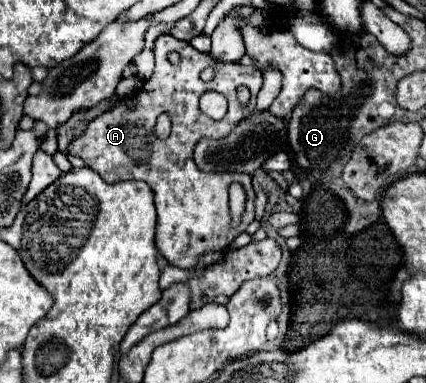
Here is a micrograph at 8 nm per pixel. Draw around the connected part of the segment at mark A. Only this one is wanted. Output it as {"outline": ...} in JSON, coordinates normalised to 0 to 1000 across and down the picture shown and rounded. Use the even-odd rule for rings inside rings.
{"outline":[[[383,89],[364,104],[364,183],[354,204],[336,209],[331,230],[312,245],[322,277],[298,282],[293,272],[275,272],[237,303],[204,319],[204,334],[190,355],[171,360],[157,381],[157,397],[185,407],[214,444],[232,449],[232,460],[251,475],[279,470],[336,470],[364,501],[369,538],[369,611],[364,637],[369,653],[387,668],[387,679],[420,700],[448,700],[467,679],[472,663],[491,653],[523,653],[538,642],[599,569],[599,501],[589,486],[585,454],[552,449],[477,449],[453,423],[453,386],[467,360],[528,360],[575,303],[594,298],[603,240],[613,230],[613,183],[594,172],[570,172],[561,162],[495,162],[495,146],[458,131],[444,110],[425,110],[401,89]],[[392,136],[425,136],[425,167],[401,172],[392,162]],[[481,178],[505,183],[505,204],[495,214],[477,214],[467,204]],[[556,225],[580,225],[589,235],[589,261],[580,277],[561,277],[556,266]],[[481,235],[505,235],[538,261],[538,292],[519,313],[495,313],[467,287],[467,251]],[[397,292],[406,334],[397,360],[378,366],[364,350],[369,303]],[[542,475],[566,475],[580,496],[580,527],[589,538],[575,543],[570,574],[556,595],[542,595],[538,569],[538,512],[533,491]]]}

